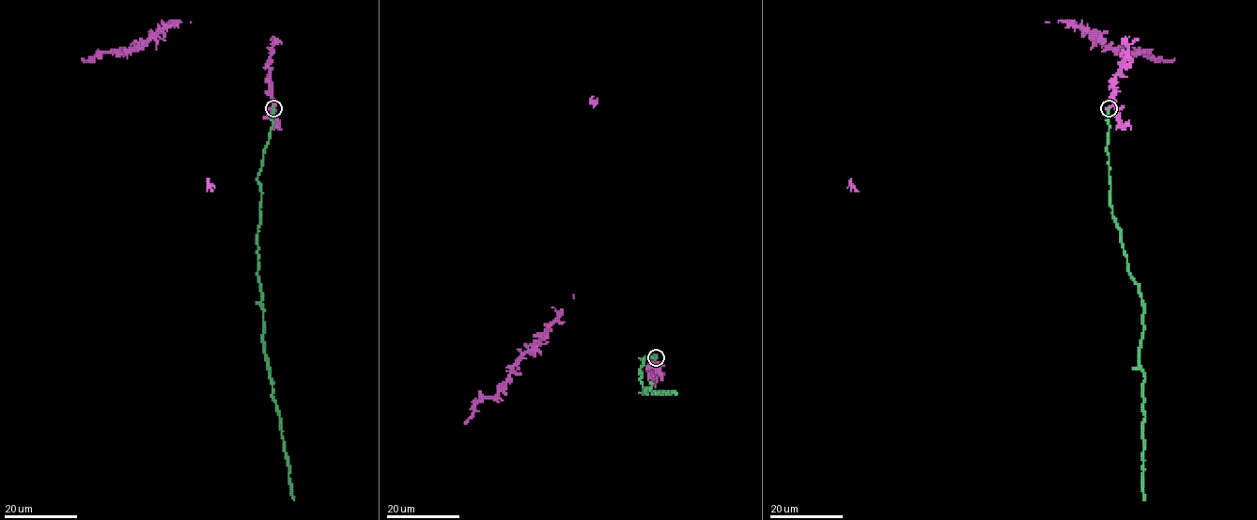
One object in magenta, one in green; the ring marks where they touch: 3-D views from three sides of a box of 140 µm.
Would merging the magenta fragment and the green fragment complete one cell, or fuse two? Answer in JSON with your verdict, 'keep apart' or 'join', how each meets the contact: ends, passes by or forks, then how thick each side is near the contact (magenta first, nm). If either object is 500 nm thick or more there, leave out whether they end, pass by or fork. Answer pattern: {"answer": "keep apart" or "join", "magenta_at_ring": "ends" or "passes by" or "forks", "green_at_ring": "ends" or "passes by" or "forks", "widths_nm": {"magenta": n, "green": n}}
{"answer": "keep apart", "magenta_at_ring": "ends", "green_at_ring": "ends", "widths_nm": {"magenta": 280, "green": 320}}

